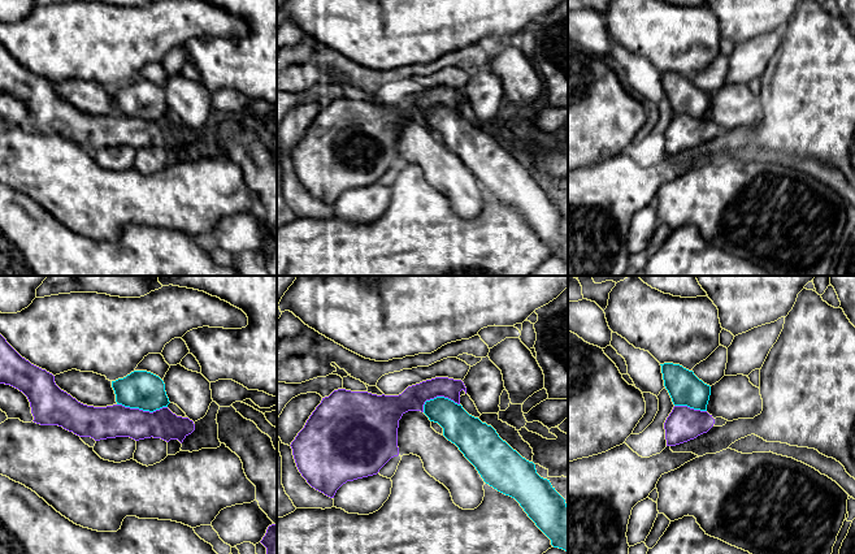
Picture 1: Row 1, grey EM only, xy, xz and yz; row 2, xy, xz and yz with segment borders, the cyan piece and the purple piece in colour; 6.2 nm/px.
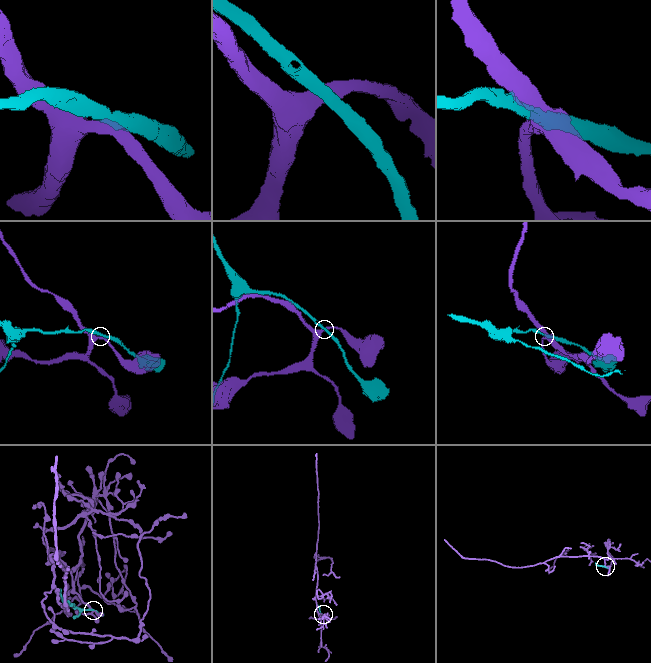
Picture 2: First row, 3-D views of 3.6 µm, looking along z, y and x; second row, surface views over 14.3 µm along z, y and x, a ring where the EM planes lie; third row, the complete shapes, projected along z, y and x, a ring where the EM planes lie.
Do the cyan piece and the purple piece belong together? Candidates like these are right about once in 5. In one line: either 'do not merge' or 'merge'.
do not merge

